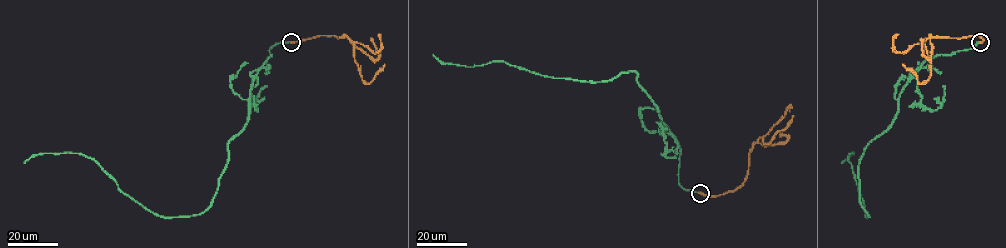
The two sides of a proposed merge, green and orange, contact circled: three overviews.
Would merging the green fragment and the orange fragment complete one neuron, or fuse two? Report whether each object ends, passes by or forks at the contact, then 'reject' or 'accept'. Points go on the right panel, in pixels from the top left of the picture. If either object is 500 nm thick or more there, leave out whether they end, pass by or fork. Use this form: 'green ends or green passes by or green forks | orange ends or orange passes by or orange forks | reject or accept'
green ends | orange ends | accept

